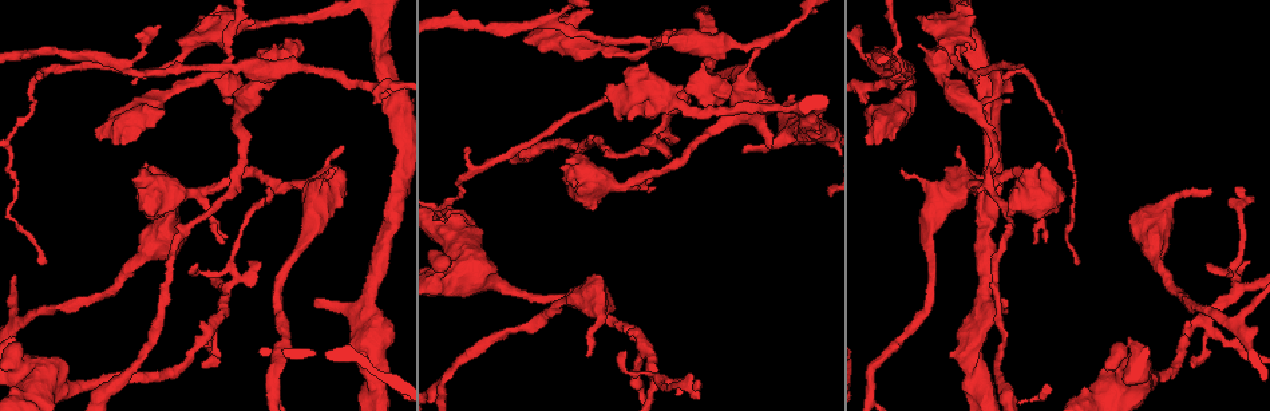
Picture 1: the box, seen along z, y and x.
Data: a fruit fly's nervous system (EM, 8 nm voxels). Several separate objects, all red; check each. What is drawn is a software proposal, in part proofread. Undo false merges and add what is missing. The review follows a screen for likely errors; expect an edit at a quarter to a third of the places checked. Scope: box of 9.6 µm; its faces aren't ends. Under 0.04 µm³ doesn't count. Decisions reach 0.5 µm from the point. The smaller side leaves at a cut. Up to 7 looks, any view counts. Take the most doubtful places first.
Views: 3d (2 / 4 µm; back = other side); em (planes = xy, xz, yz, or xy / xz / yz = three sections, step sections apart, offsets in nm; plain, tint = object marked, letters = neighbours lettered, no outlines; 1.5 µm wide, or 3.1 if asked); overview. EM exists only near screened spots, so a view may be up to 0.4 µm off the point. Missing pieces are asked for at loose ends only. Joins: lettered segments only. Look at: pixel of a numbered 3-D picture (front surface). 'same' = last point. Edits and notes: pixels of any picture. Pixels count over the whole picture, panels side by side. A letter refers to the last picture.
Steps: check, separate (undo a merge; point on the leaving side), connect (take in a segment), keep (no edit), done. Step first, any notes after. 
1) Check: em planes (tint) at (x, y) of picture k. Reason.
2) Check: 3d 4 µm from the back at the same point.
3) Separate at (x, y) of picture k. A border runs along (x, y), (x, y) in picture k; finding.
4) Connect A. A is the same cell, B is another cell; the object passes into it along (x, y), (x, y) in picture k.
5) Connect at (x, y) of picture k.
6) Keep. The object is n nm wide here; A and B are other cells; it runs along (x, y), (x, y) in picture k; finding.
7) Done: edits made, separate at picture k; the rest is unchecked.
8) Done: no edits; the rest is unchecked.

Check: 3d 2 µm at (770, 147) of picture 1. Branch stops here.

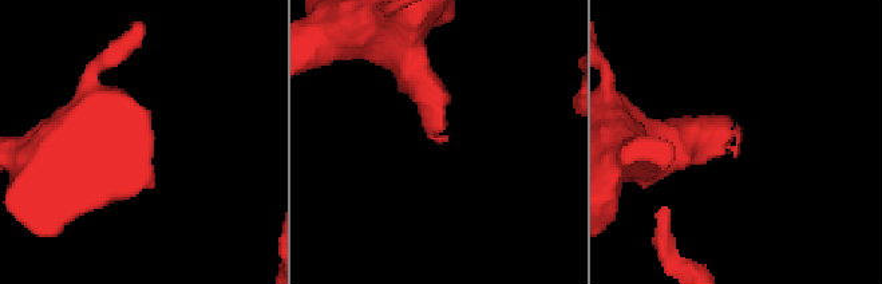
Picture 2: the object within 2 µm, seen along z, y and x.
Check: em yz step 4 (letters) at (737, 150) of picture 2. Need the tissue.

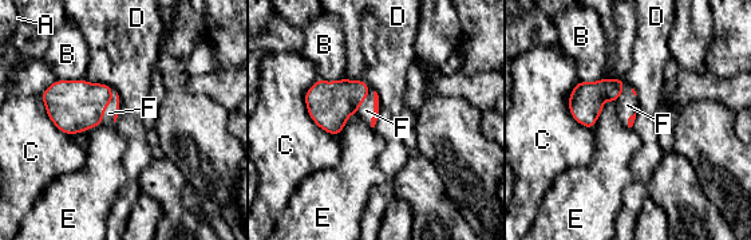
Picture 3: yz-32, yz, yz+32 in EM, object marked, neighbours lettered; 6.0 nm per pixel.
Check: em planes (letters) at the same point.

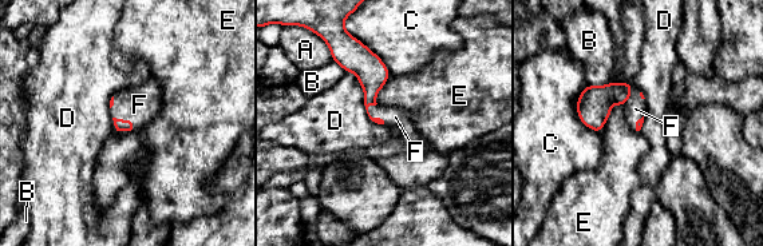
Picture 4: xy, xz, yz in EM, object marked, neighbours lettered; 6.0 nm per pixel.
Connect F. F is the same cell, A, B, C, D and E are other cells; the object passes into it along (372, 76), (374, 118), (395, 116) in picture 4; the neuron continues.

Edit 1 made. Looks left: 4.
Check: 3d 2 µm at (999, 387) of picture 1. Sudden change in width.

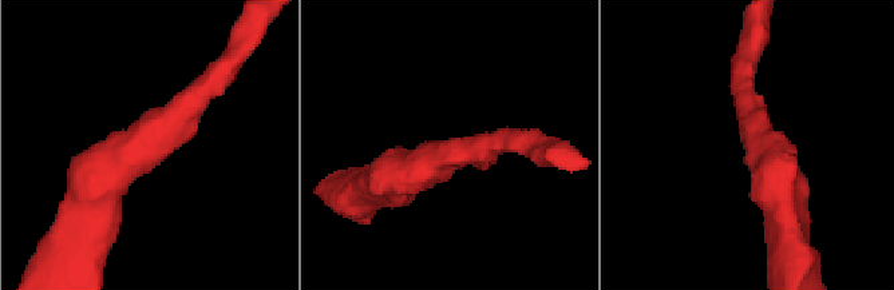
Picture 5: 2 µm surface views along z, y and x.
Check: em planes (letters) at (758, 139) of picture 5. The arms are 170, 300 nm wide; now the EM.

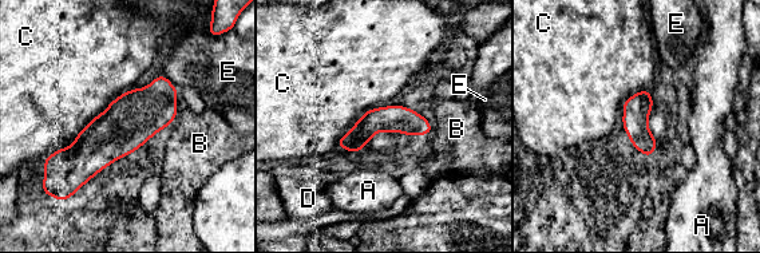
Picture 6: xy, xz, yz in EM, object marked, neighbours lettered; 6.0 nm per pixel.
Keep. The object is 160 nm wide here; A, B, C, D and E are other cells; a border runs along (135, 87), (42, 161) in picture 6; continuous, no second neuron.

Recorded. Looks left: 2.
Check: 3d 2 µm at (655, 384) of picture 1. Arms part here.

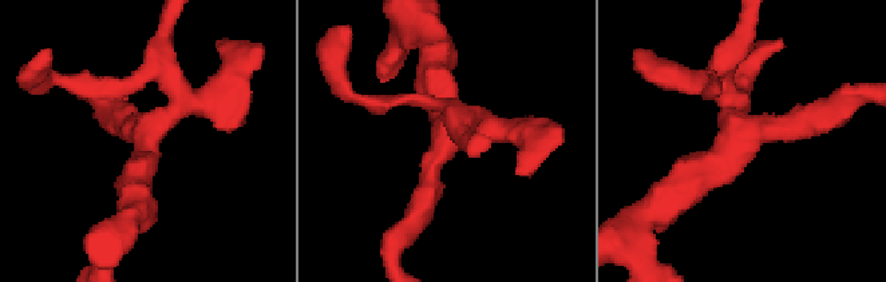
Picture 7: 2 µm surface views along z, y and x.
Check: em planes (letters) at (733, 132) of picture 7.

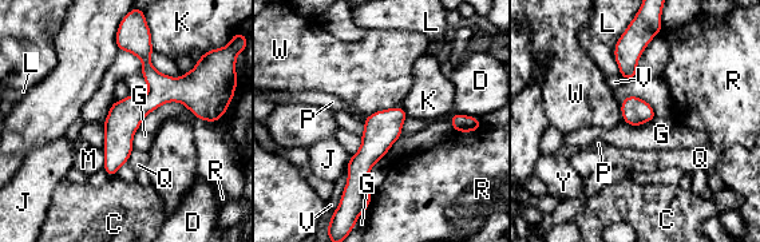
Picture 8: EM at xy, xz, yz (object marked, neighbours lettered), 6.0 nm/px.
Keep. C, D, G, J, K, L, M, P, Q, R, V, W and Y are other cells; a border runs along (187, 108), (158, 106), (134, 149) in picture 8; all the same neuron.

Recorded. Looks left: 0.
Done: edits made, connect at picture 4; the rest is unchecked.

